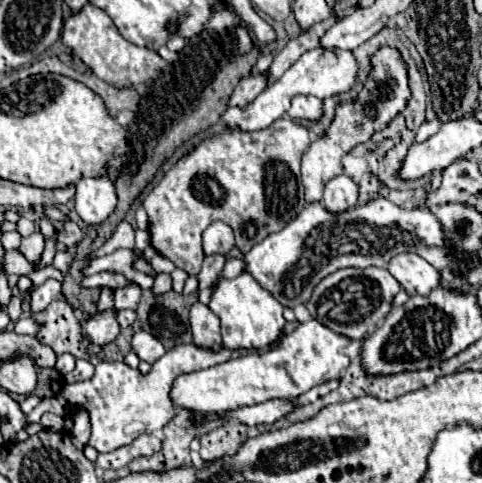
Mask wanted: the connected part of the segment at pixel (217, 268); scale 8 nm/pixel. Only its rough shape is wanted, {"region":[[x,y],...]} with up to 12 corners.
{"region":[[205,256],[199,276],[199,290],[217,280],[225,256]]}

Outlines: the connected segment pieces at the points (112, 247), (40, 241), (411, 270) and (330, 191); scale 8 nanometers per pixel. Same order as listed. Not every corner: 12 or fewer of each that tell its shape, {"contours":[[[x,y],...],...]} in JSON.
{"contours":[[[119,224],[112,236],[93,254],[111,254],[135,246],[133,226]],[[41,232],[21,240],[19,252],[37,268],[45,238]],[[411,252],[397,254],[387,270],[409,296],[429,296],[439,270]],[[347,176],[325,186],[323,206],[339,214],[357,206],[357,186]]]}

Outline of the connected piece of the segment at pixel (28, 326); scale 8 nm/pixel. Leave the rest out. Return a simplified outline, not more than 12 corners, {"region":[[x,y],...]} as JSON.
{"region":[[23,316],[15,322],[15,334],[35,334],[37,324]]}

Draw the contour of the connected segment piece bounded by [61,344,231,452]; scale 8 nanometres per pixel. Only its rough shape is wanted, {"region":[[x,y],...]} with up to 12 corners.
{"region":[[179,344],[141,376],[123,362],[67,384],[91,420],[89,444],[113,452],[173,420],[173,380],[231,350]]}

